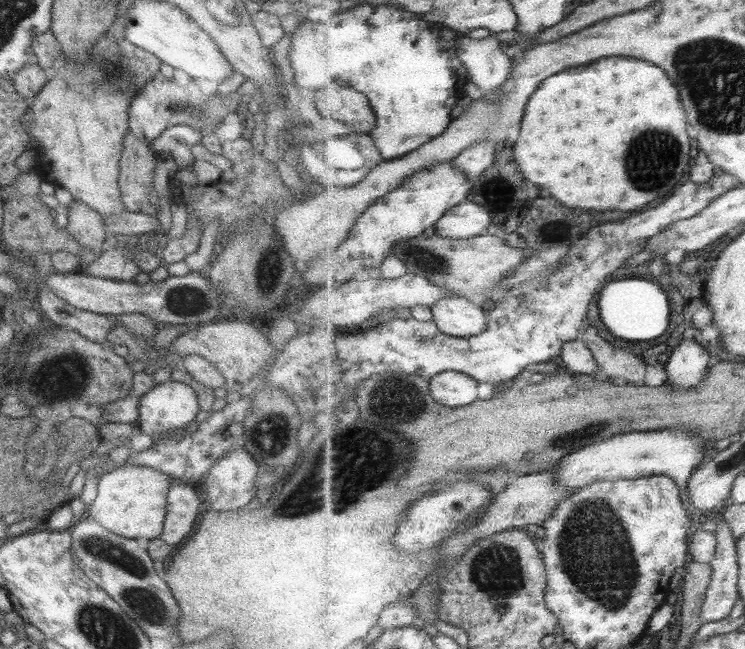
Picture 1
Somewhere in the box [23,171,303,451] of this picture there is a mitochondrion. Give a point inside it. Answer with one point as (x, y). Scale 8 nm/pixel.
(183, 300)

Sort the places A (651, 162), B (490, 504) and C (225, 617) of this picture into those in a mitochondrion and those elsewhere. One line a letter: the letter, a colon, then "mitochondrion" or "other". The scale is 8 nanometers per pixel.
A: mitochondrion
B: other
C: other

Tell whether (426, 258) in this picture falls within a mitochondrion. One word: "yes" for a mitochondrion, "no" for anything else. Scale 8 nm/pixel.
yes

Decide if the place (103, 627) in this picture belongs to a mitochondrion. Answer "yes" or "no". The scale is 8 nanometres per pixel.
yes

